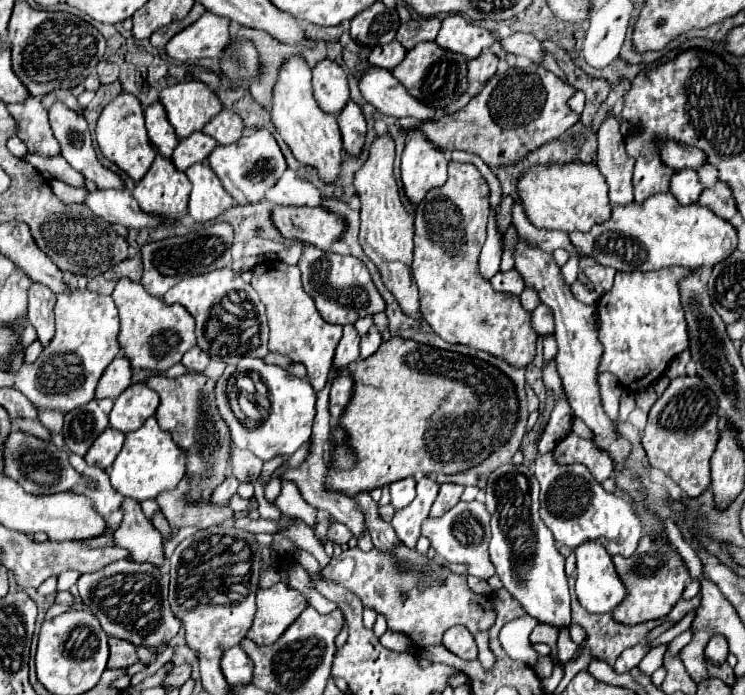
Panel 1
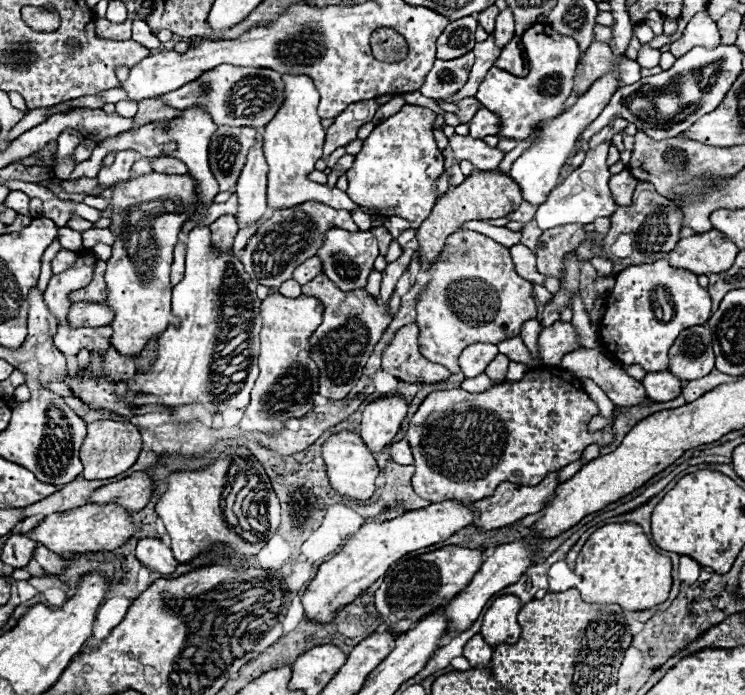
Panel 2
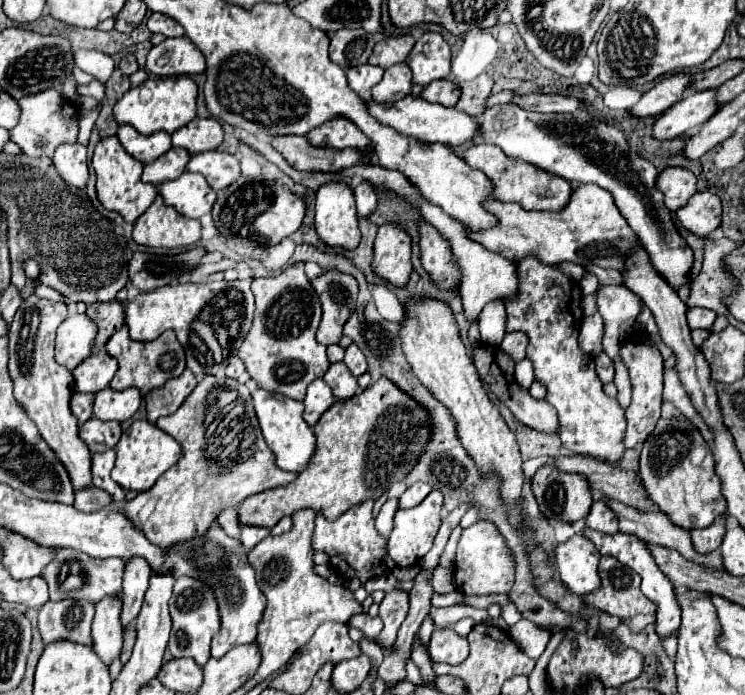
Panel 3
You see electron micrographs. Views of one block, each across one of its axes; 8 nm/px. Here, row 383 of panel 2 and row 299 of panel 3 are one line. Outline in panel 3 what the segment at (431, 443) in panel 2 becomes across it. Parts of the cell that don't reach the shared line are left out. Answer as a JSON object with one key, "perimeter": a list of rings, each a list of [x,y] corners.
{"perimeter":[[[524,258],[522,262],[516,262],[518,266],[518,274],[520,274],[520,286],[518,286],[518,296],[516,298],[504,298],[504,304],[506,304],[506,312],[508,312],[508,328],[506,332],[512,332],[512,330],[522,330],[528,334],[530,338],[530,344],[528,344],[528,350],[526,350],[526,356],[532,361],[534,368],[535,379],[542,382],[546,386],[547,394],[545,399],[552,404],[555,410],[558,412],[558,422],[560,422],[560,428],[558,428],[558,436],[562,440],[562,444],[566,448],[570,448],[572,452],[578,452],[578,454],[590,454],[590,456],[596,456],[596,458],[604,458],[604,460],[610,460],[610,462],[616,462],[622,458],[624,454],[624,446],[622,446],[622,434],[626,430],[626,418],[624,418],[624,408],[614,400],[614,398],[608,398],[604,392],[602,392],[602,382],[598,378],[598,374],[595,369],[594,358],[590,354],[584,353],[578,348],[578,330],[580,330],[580,322],[582,322],[582,308],[580,308],[580,286],[576,282],[572,282],[570,278],[566,278],[562,272],[558,272],[556,266],[546,266],[542,262],[538,262],[536,258]]]}

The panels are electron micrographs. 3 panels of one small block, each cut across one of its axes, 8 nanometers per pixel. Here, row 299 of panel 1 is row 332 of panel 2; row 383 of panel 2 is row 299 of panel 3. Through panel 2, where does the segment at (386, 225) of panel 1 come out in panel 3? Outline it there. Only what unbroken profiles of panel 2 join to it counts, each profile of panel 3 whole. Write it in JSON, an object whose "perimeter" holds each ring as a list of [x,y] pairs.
{"perimeter":[[[410,298],[404,308],[406,314],[400,322],[398,338],[402,342],[408,364],[412,366],[418,380],[426,384],[426,388],[450,408],[458,424],[460,440],[464,442],[466,452],[470,452],[480,472],[496,470],[502,478],[502,498],[510,504],[518,502],[524,484],[524,472],[514,432],[510,432],[498,408],[488,400],[476,366],[472,364],[472,358],[468,356],[460,338],[460,328],[450,306],[434,298]]]}

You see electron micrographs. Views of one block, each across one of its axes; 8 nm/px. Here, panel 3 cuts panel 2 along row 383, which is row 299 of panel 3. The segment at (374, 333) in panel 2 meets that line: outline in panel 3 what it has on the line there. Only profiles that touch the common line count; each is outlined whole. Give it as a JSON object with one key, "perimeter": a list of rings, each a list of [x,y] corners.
{"perimeter":[[[324,270],[310,282],[320,298],[324,312],[316,338],[326,346],[336,344],[344,336],[342,328],[346,320],[356,310],[358,282],[354,280],[354,276],[340,270]]]}

